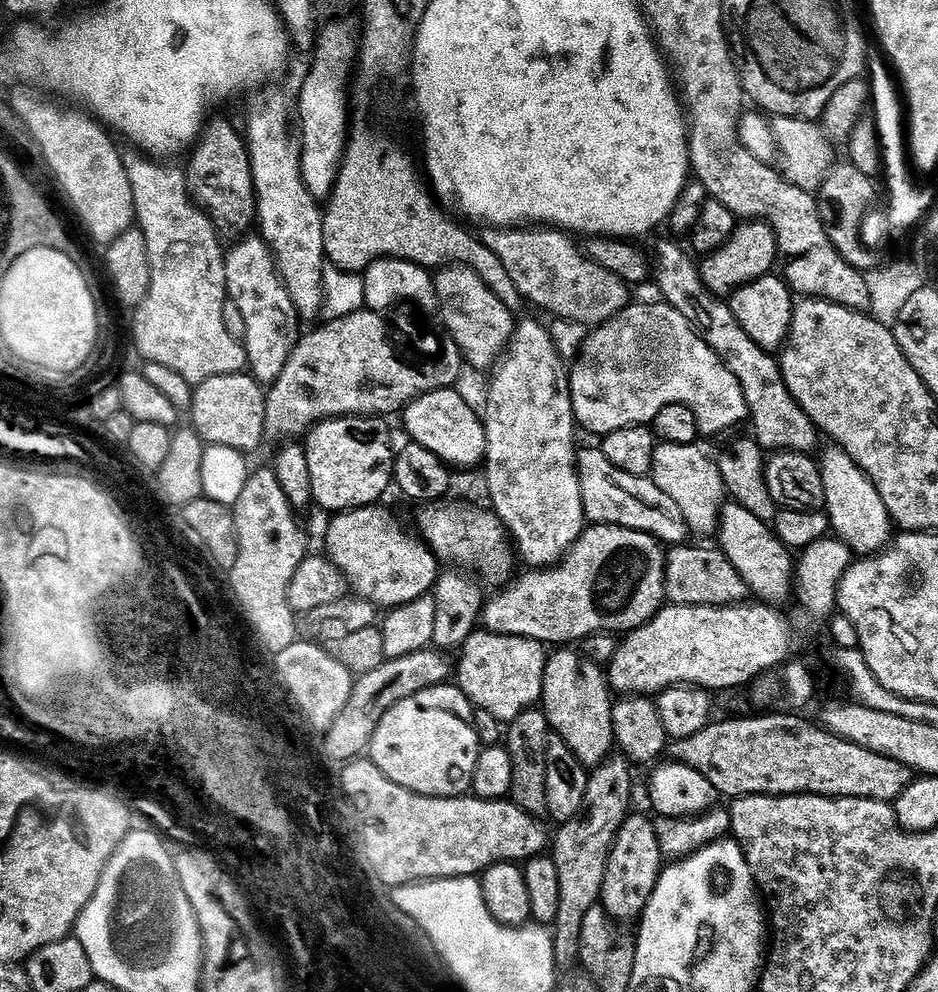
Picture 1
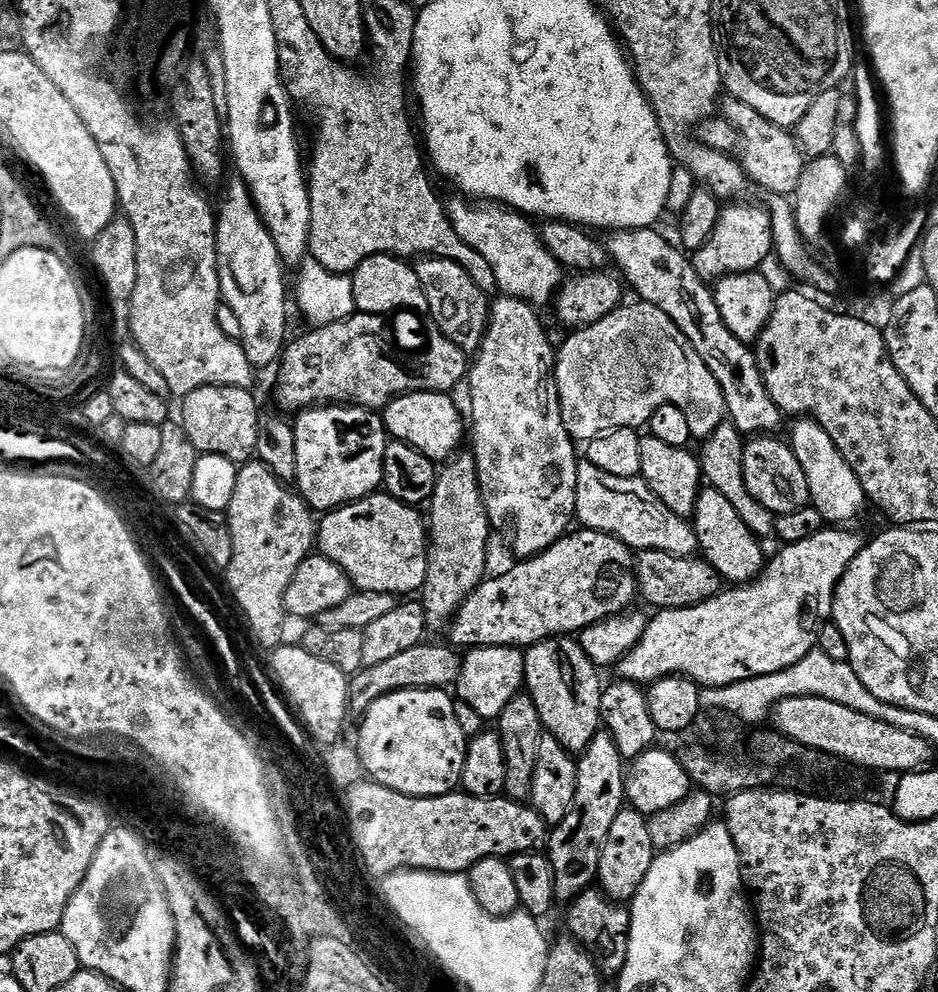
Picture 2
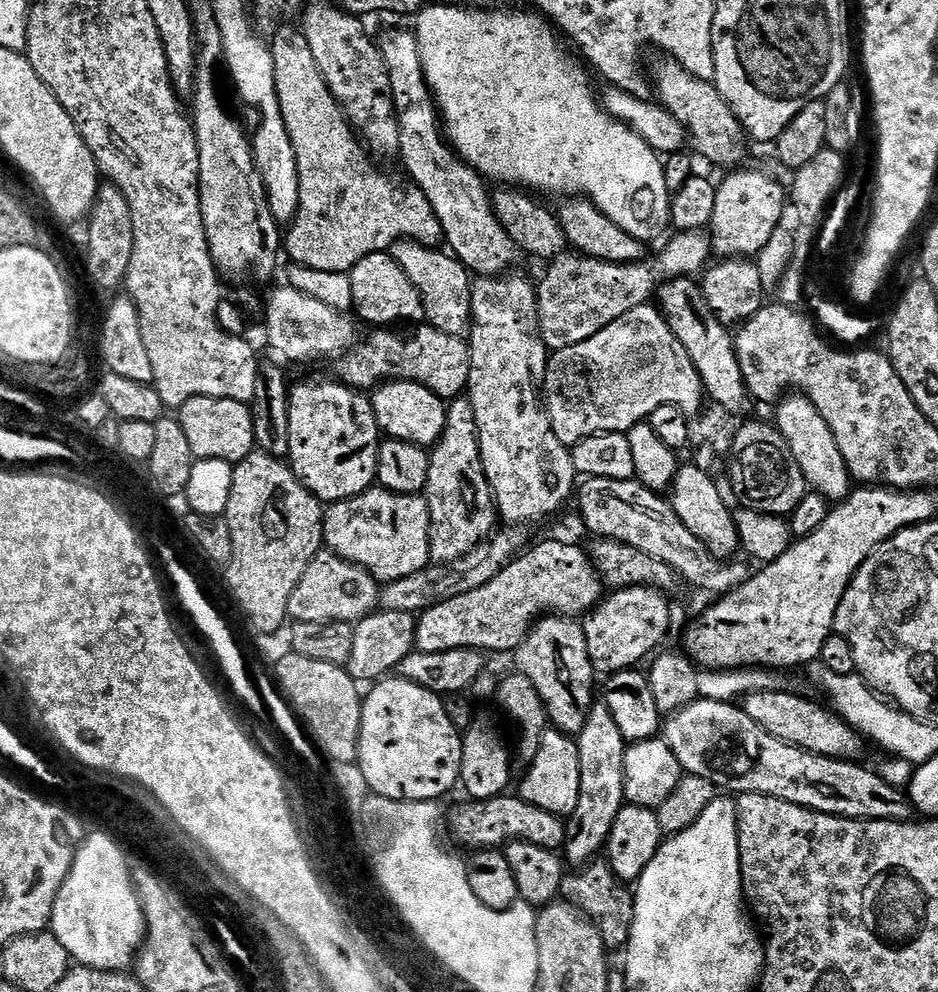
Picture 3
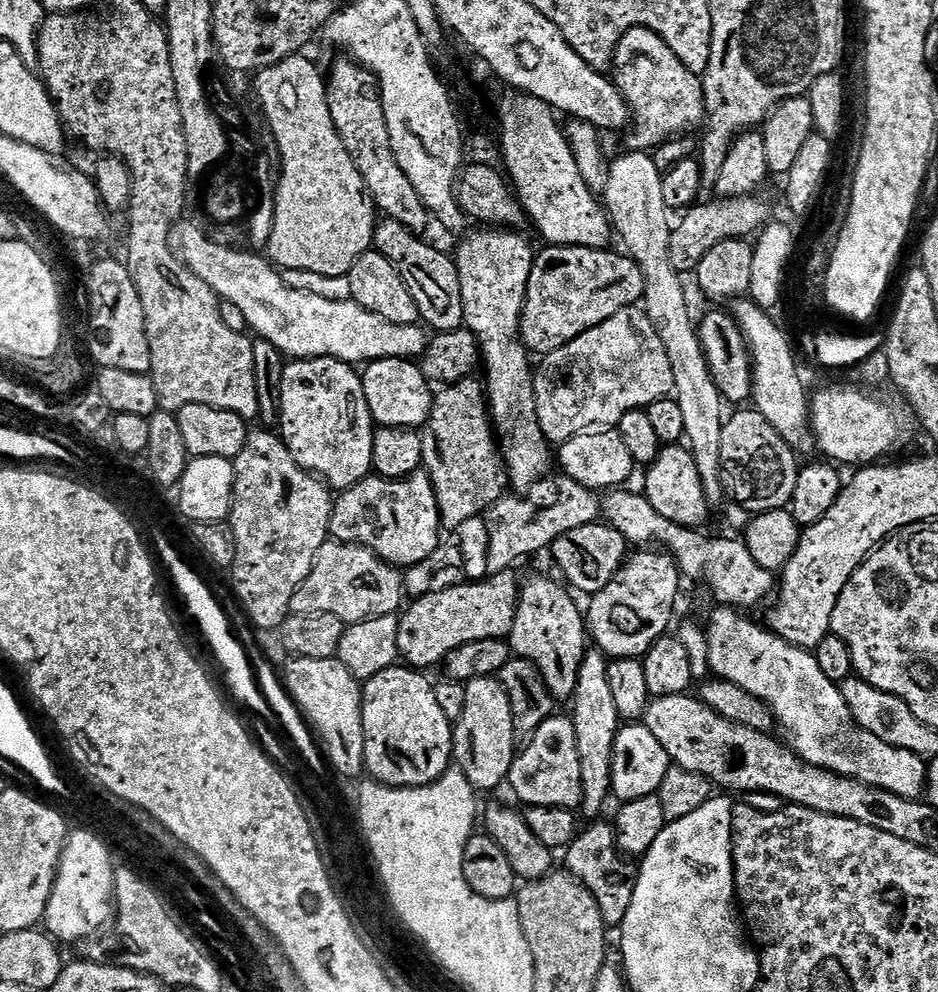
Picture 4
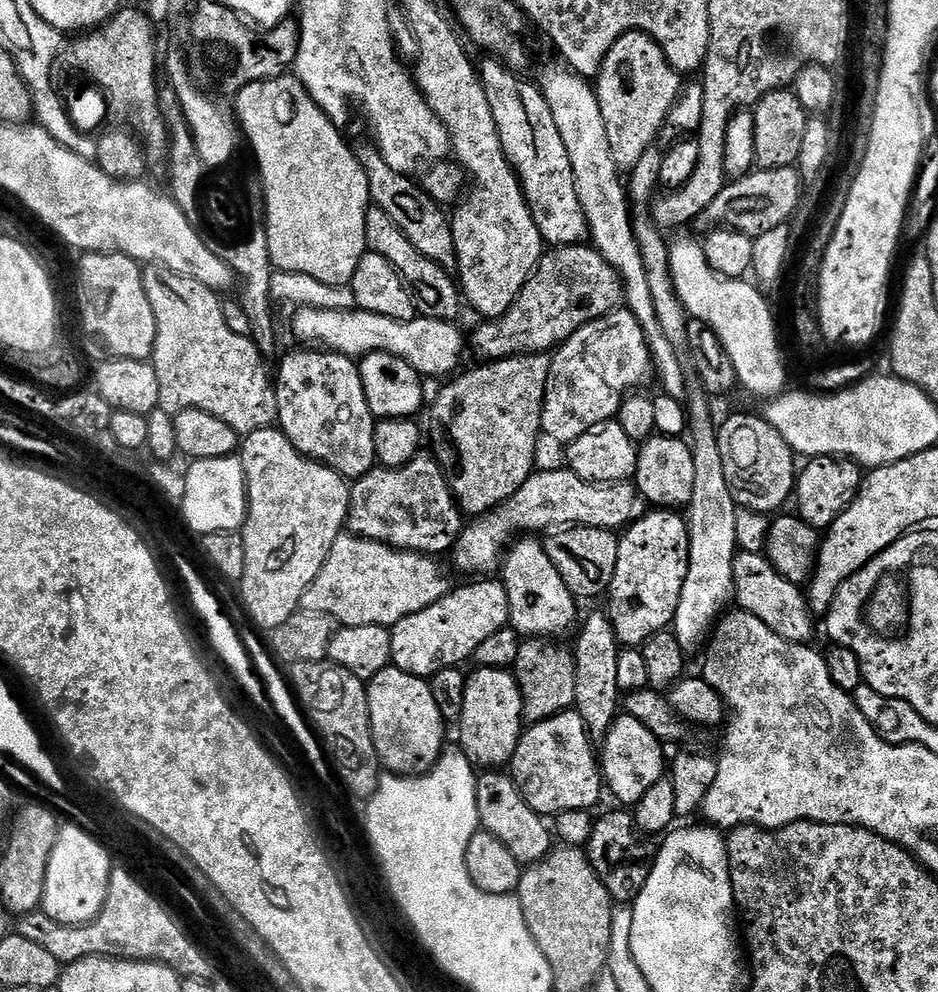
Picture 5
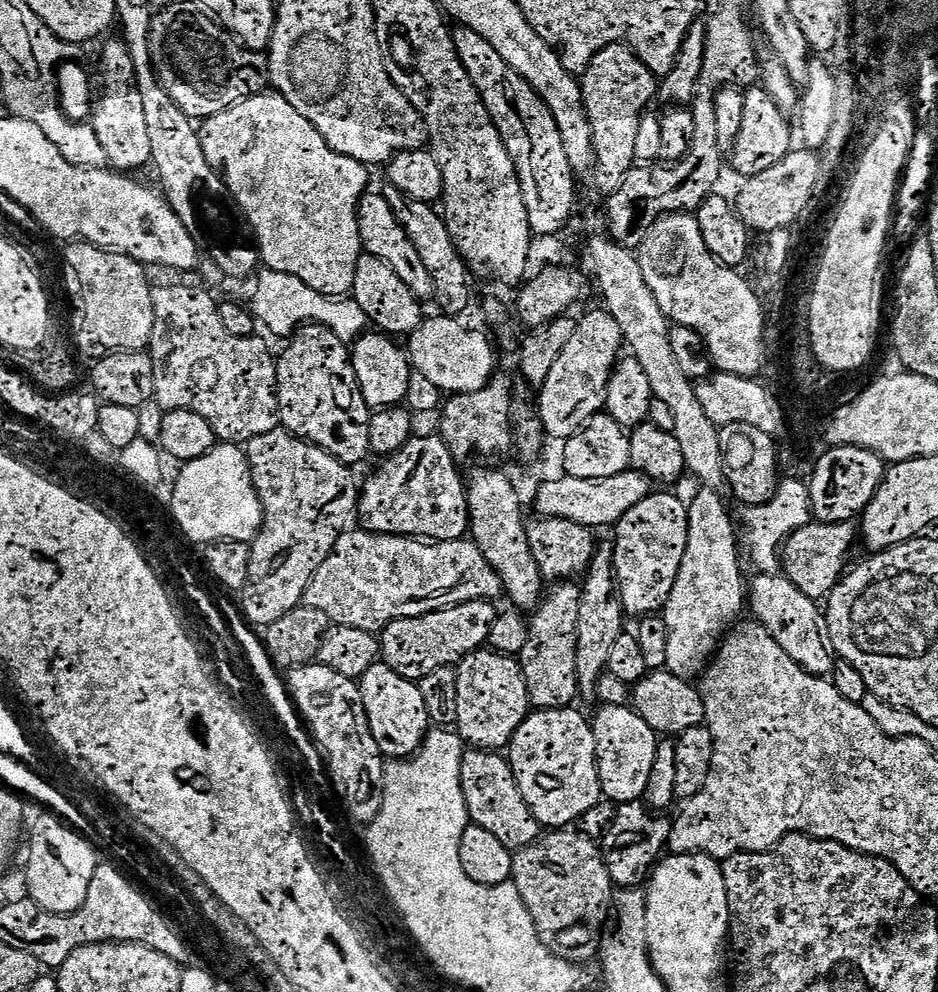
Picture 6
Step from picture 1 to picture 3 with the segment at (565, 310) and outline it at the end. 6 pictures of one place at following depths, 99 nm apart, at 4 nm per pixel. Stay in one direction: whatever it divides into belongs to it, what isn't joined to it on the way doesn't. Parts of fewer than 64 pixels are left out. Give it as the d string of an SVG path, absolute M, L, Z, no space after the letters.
M415 31L388 32L384 40L379 41L380 52L384 55L386 66L390 70L392 93L396 99L396 110L400 118L400 154L399 163L404 163L407 179L416 184L426 198L430 198L430 206L434 206L434 214L438 214L438 222L442 222L444 244L450 249L451 255L464 263L469 273L481 276L499 276L507 273L508 268L518 257L518 249L510 238L510 234L500 225L499 219L492 210L492 197L489 185L480 173L461 160L446 139L442 127L442 117L432 99L432 92L422 70L422 58L418 50Z

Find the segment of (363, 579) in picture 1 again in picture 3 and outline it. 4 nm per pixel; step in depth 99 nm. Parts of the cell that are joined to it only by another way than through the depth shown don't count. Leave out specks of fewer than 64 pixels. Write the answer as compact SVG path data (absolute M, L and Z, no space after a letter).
M373 486L354 498L329 504L324 510L324 544L346 562L362 566L381 585L409 578L410 575L429 567L432 559L427 499L423 495L392 493L384 487Z

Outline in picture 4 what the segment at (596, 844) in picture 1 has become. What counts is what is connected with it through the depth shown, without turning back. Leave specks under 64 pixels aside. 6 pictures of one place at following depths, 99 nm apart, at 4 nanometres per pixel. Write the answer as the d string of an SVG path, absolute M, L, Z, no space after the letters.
M588 650L582 658L581 670L577 676L577 688L571 701L570 719L576 728L578 738L578 758L582 766L582 809L588 818L596 818L604 808L604 803L612 796L612 759L614 742L622 727L618 709L614 707L614 697L610 690L608 666L610 660L599 650Z

